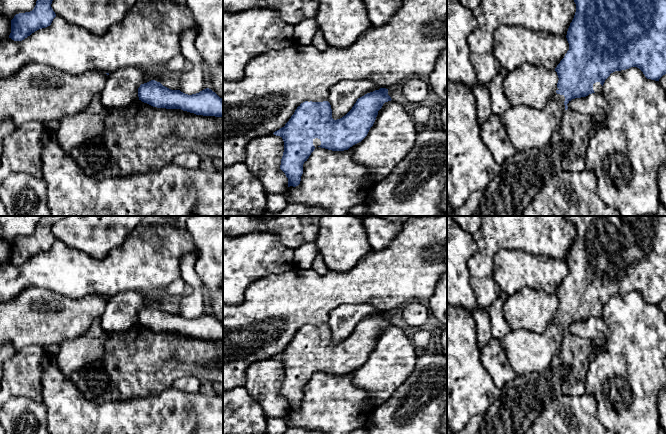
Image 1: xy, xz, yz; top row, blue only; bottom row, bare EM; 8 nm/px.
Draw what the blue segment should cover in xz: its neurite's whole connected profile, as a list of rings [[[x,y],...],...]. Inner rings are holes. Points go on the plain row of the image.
[[[380,312],[358,322],[352,333],[337,344],[332,342],[331,329],[327,323],[320,326],[305,325],[301,327],[285,350],[273,357],[280,360],[284,365],[280,393],[288,402],[288,411],[296,411],[300,408],[303,388],[315,372],[321,371],[332,375],[344,375],[361,366],[373,350],[378,335],[383,328],[391,324],[388,313]]]

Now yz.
[[[565,216],[566,220],[572,222],[576,228],[576,236],[572,246],[567,255],[567,265],[569,267],[569,274],[564,282],[555,292],[558,299],[557,314],[551,323],[547,326],[545,332],[533,333],[525,329],[511,330],[502,340],[507,358],[516,374],[521,376],[531,372],[542,372],[546,370],[554,357],[561,354],[562,342],[564,336],[568,333],[567,328],[575,322],[586,321],[589,318],[601,318],[605,304],[615,295],[626,294],[631,291],[639,292],[647,303],[659,305],[659,303],[666,298],[666,216]]]

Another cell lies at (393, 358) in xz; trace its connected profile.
[[[385,326],[367,360],[349,372],[353,384],[369,394],[365,405],[375,409],[385,403],[415,370],[417,358],[403,327]]]

